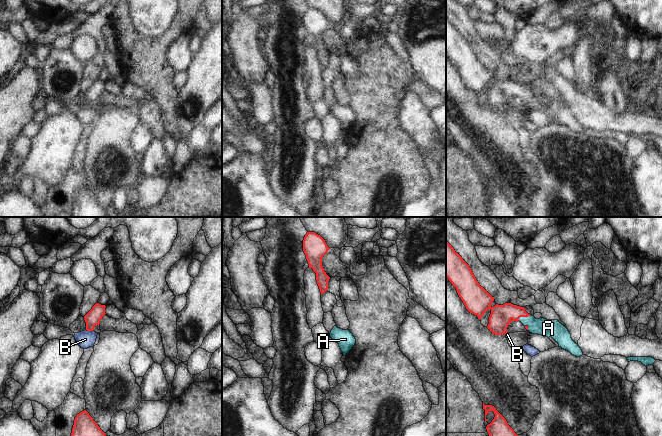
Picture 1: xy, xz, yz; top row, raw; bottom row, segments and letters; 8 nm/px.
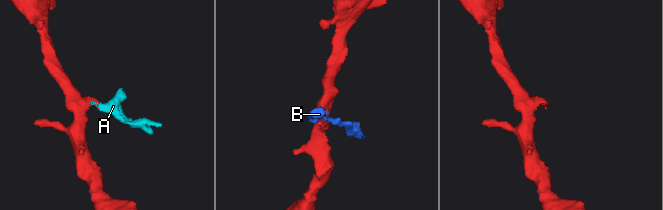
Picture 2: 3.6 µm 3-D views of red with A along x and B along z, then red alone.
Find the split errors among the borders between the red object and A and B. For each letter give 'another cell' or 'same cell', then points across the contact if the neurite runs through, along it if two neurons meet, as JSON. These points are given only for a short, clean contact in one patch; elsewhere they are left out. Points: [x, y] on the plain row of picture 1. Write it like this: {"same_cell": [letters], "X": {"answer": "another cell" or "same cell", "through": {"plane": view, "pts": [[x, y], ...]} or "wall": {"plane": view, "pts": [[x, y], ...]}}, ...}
{"same_cell": ["A"], "A": {"answer": "same cell", "through": {"plane": "yz", "pts": [[501, 91], [523, 92], [534, 102], [548, 104]]}}, "B": {"answer": "another cell"}}

